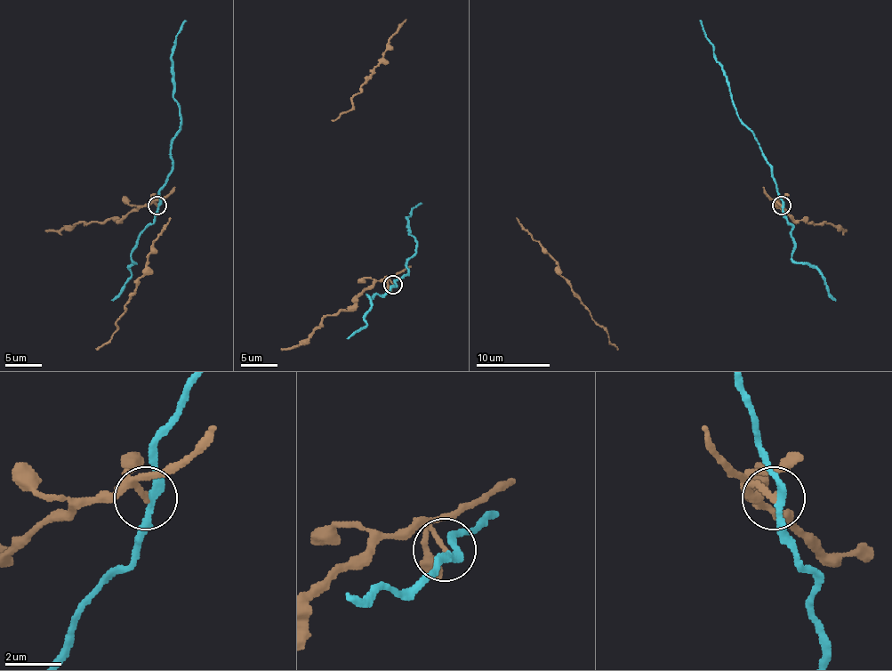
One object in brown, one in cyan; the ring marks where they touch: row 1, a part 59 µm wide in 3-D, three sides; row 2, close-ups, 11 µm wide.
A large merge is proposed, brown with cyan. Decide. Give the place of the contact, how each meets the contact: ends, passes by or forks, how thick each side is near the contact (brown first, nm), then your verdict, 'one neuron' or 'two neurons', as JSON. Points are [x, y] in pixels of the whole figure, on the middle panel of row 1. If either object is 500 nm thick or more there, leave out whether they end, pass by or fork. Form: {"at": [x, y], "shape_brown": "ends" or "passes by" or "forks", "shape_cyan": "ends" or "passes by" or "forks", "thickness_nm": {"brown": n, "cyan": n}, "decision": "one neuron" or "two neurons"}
{"at": [392, 284], "shape_brown": "ends", "shape_cyan": "passes by", "thickness_nm": {"brown": 190, "cyan": 220}, "decision": "two neurons"}

